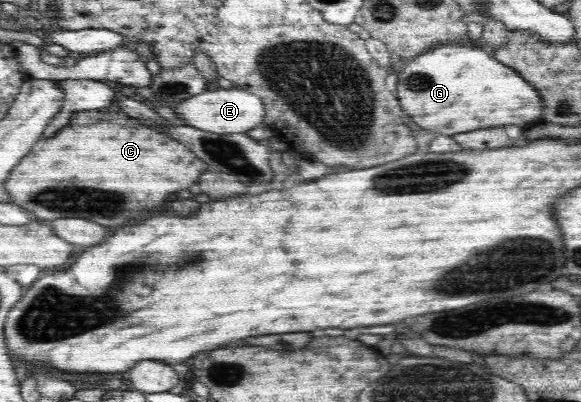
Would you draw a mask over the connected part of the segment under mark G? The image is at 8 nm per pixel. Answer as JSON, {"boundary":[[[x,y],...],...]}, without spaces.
{"boundary":[[[446,44],[425,51],[422,55],[410,59],[398,66],[397,99],[402,111],[423,129],[433,134],[453,136],[461,132],[470,132],[474,128],[490,128],[516,124],[534,125],[542,121],[544,103],[536,88],[526,83],[516,71],[502,66],[490,54],[486,54],[476,44]]]}

